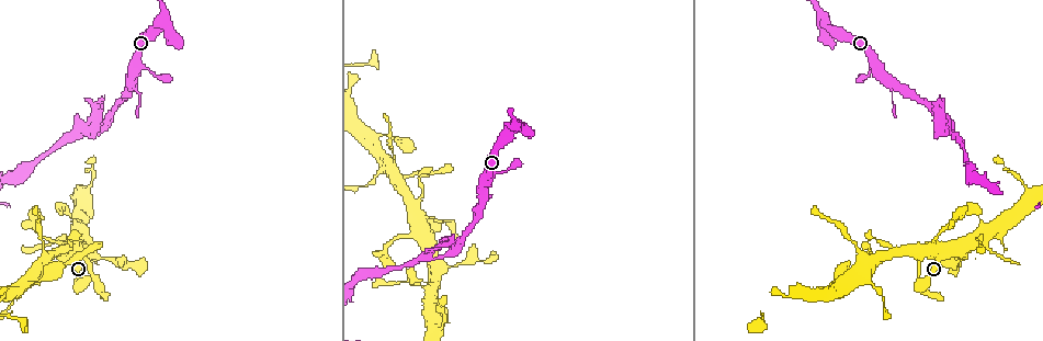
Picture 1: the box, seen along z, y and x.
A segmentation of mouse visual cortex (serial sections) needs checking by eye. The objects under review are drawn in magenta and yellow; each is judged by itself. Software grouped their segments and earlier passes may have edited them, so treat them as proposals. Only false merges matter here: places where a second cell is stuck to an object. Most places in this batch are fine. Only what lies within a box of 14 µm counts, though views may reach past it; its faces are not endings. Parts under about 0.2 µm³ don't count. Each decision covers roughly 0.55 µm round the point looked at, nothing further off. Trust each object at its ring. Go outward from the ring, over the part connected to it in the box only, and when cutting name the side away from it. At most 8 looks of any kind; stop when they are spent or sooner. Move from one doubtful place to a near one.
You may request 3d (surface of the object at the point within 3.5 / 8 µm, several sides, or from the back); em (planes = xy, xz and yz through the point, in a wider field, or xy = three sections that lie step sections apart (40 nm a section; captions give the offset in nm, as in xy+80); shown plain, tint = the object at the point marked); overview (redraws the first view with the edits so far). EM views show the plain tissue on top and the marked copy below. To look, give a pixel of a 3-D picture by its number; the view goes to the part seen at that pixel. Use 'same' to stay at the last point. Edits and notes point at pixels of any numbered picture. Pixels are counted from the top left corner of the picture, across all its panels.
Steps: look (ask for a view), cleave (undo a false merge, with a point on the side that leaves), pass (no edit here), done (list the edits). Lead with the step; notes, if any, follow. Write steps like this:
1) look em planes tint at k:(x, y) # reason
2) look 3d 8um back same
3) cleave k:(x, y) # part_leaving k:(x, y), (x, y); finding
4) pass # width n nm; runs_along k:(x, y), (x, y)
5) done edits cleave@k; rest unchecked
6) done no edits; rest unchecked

look 3d 3.5um at 1:(965, 152) # narrows sharply

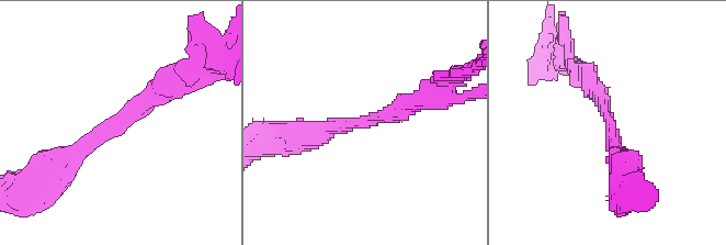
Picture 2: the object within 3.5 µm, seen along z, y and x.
look em xy step 3 tint at 2:(113, 123) # arm_widths 250, 250 nm

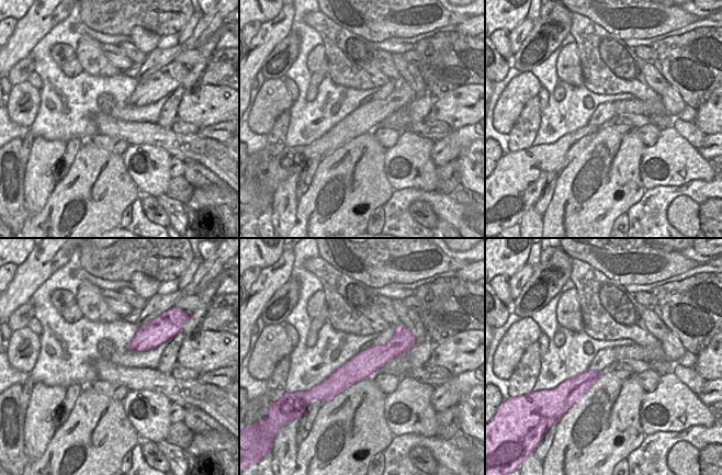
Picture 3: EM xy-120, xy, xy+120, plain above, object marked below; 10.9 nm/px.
pass # runs_along 2:(168, 80), (103, 135), (56, 165); one cell here

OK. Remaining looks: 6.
look 3d 3.5um at 1:(390, 165) # branch point

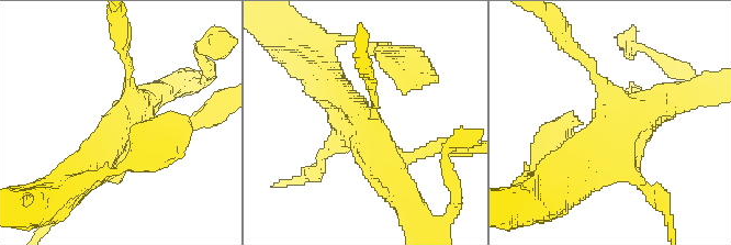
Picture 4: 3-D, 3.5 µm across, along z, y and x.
look em planes tint at 4:(117, 135)

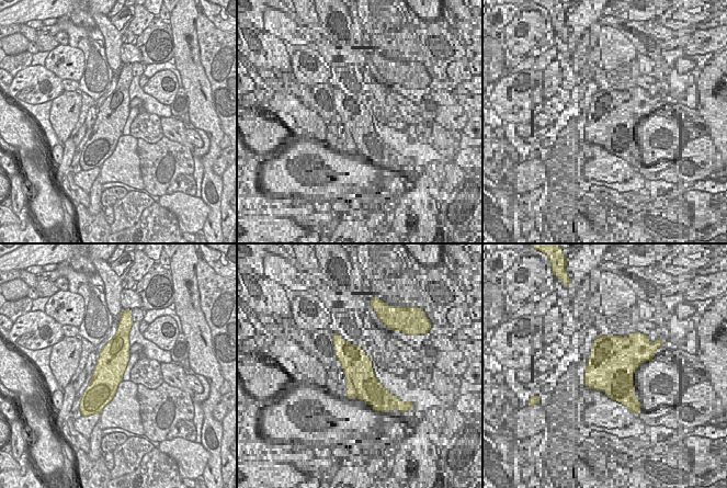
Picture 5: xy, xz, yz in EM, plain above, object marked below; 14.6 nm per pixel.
look em xy step 2 tint same

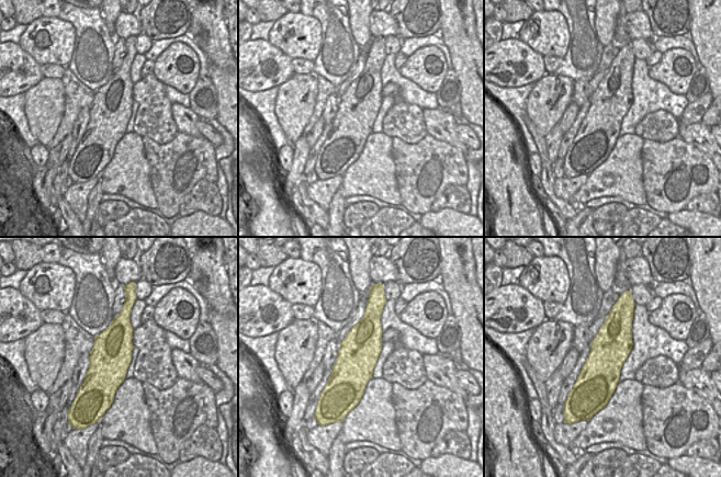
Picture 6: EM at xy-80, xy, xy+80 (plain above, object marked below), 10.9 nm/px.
pass # width 440 nm; runs_along 4:(663, 96), (616, 126), (568, 184); one cell here

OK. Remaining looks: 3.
look 3d 3.5um at 1:(13, 302) # abrupt turn

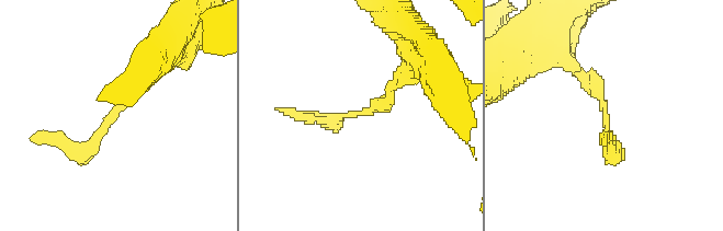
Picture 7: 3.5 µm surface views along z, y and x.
look em xy step 2 tint at 7:(115, 115) # arm_widths 150, 200 nm; shape alone is not enough

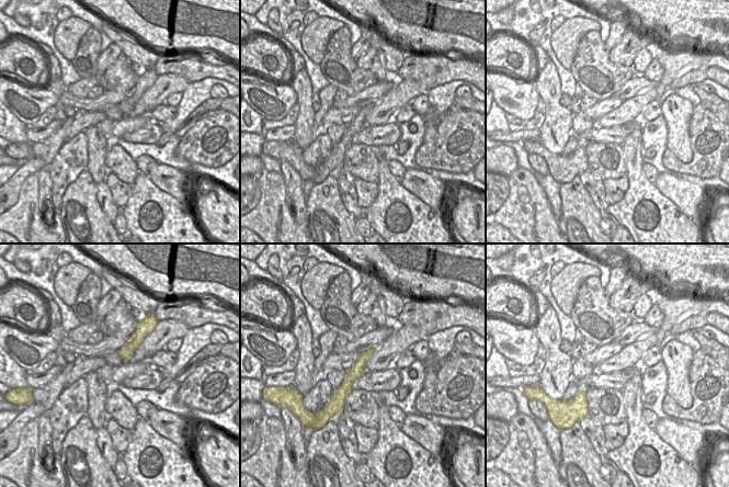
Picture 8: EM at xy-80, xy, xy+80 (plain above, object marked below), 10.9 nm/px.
pass # runs_along 8:(371, 351), (349, 378), (339, 407); continuous, no second cell

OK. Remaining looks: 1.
done no edits; rest unchecked

